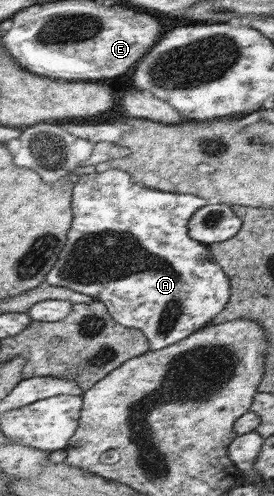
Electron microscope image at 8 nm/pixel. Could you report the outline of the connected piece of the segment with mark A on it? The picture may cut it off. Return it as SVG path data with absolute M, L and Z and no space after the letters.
M117 167L83 175L80 180L74 194L76 222L48 283L75 289L106 303L120 323L147 334L151 352L181 343L205 328L230 297L229 278L212 260L208 245L195 240L190 232L193 216L211 201L193 193L165 192L137 184L129 172Z

